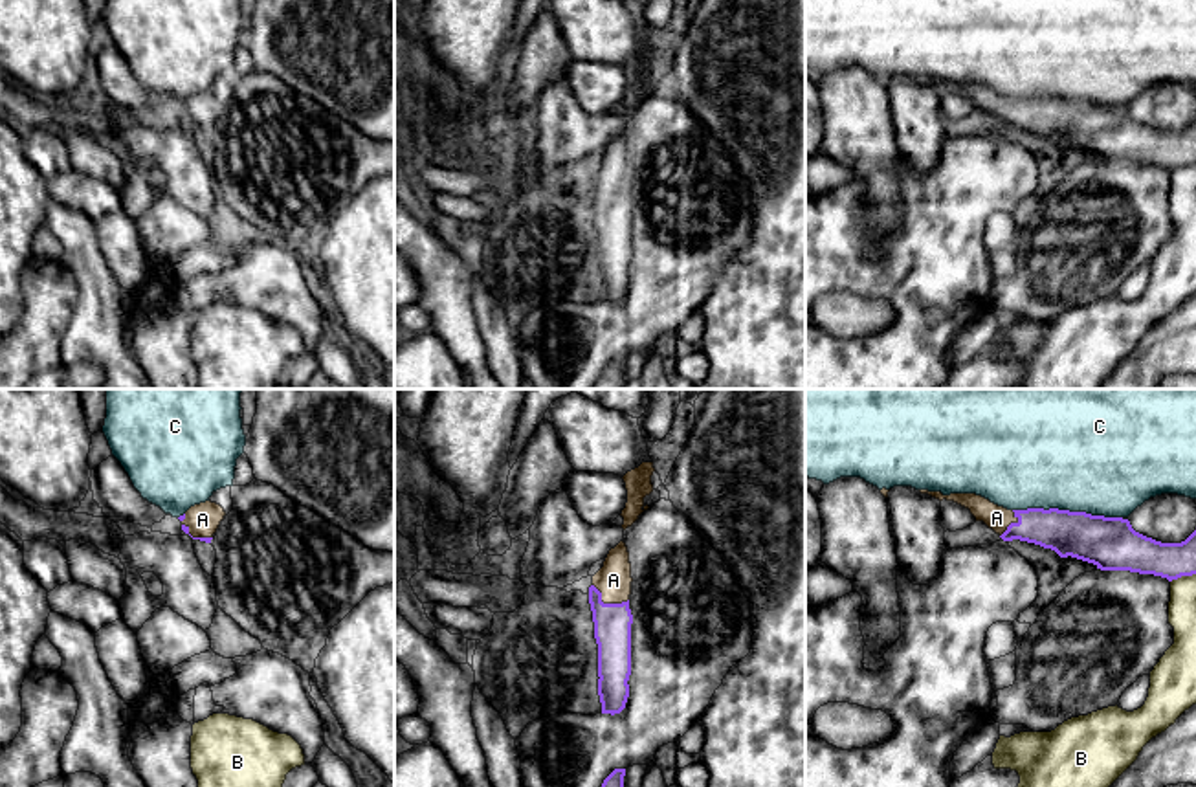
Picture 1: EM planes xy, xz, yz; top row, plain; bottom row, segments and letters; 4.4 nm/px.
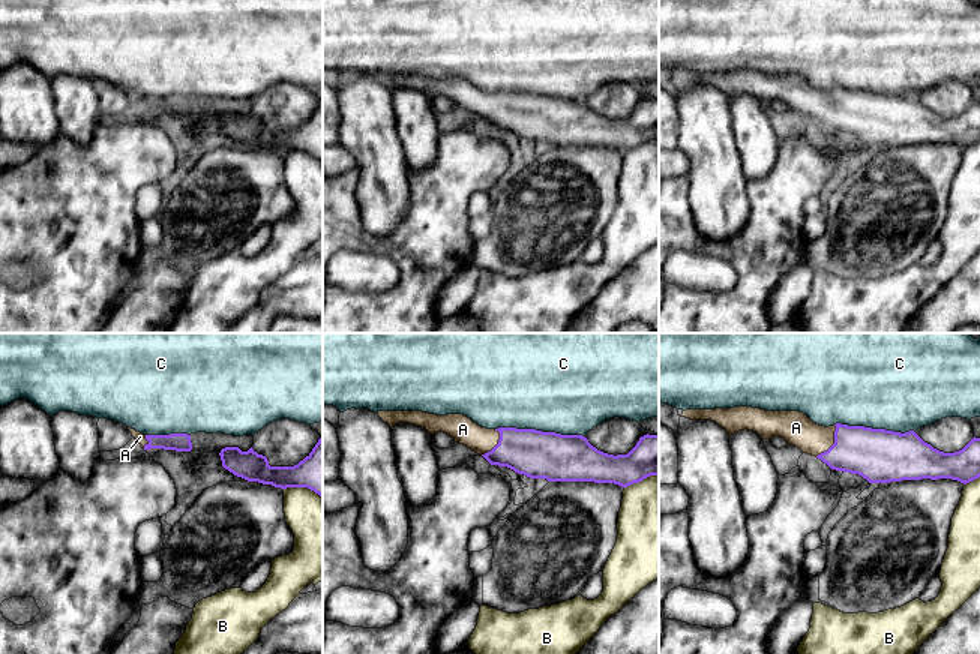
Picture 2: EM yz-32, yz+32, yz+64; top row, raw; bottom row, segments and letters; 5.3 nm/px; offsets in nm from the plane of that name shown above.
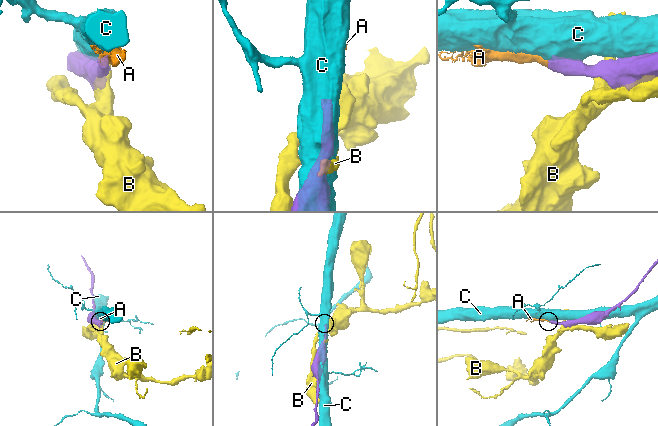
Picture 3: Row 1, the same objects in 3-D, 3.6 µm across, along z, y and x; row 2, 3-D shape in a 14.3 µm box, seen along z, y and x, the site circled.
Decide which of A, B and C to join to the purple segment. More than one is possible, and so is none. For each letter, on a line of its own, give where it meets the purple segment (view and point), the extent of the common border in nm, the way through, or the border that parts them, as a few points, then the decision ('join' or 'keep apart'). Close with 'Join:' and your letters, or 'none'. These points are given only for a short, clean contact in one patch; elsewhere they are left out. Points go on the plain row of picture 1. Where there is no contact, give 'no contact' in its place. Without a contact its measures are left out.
A: meets purple in xz at (608, 193); contact 180 nm long; runs through xz (613, 211), (608, 193), (613, 169); join
B: meets purple in yz at (1182, 164); contact 120 nm long; keep apart
C: meets purple in yz at (1068, 99); contact 480 nm long; keep apart
Join: A

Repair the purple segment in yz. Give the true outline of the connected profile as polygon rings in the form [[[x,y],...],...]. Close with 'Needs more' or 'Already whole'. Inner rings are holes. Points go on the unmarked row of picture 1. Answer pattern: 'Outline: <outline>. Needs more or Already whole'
Outline: [[[919,79],[970,99],[1003,130],[1027,130],[1077,147],[1101,160],[1154,163],[1168,171],[1196,163],[1196,119],[1181,132],[1161,132],[1135,121],[1128,108],[1058,97],[1007,99],[976,83]]]. Needs more

